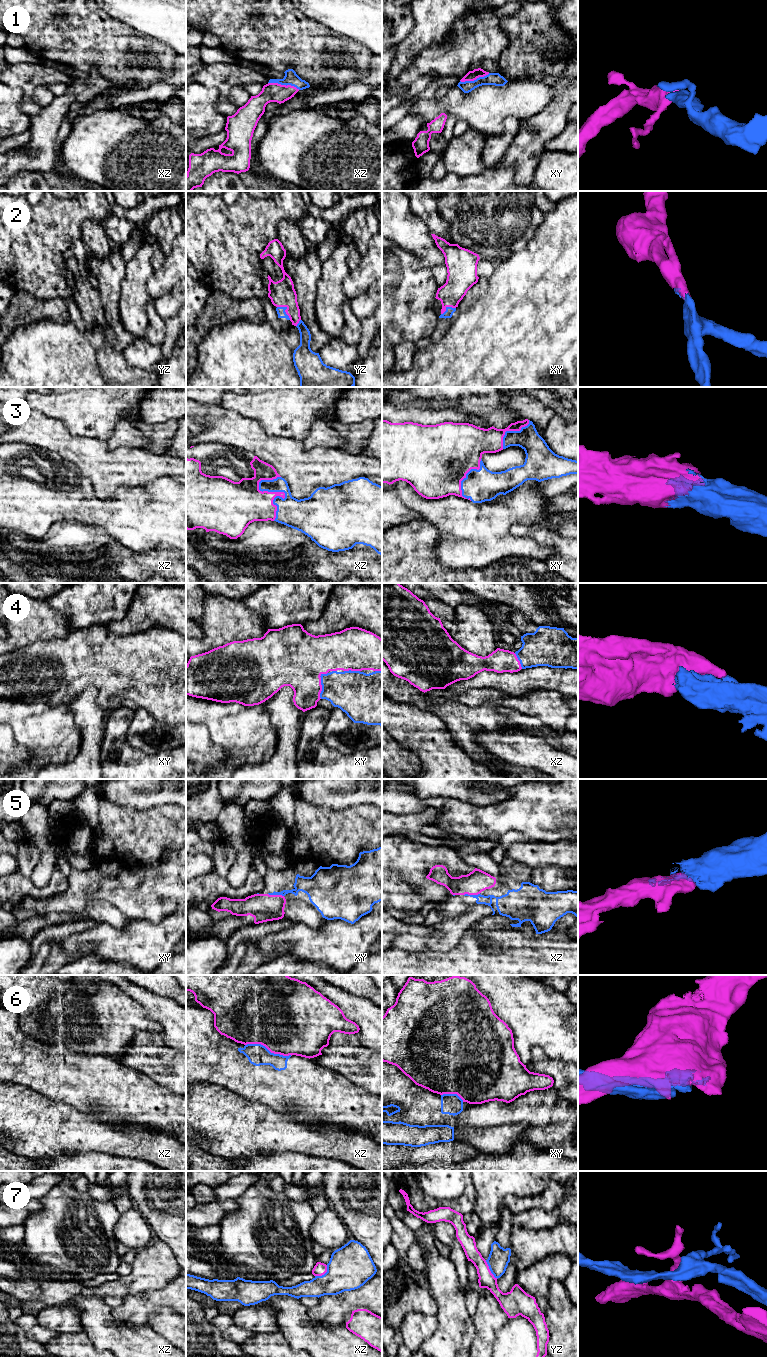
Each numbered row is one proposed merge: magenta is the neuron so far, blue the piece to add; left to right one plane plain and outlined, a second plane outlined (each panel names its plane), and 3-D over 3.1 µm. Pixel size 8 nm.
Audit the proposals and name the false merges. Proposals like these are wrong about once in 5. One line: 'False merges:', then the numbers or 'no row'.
False merges: 6, 7

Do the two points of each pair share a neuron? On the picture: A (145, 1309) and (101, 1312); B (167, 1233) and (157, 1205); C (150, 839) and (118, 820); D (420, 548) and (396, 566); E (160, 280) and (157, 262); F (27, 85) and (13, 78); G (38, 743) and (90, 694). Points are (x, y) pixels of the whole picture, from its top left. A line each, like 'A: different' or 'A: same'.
A: different
B: same
C: same
D: same
E: different
F: same
G: different

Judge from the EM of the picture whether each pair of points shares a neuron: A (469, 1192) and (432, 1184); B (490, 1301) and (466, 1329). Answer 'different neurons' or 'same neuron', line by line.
A: different neurons
B: different neurons

